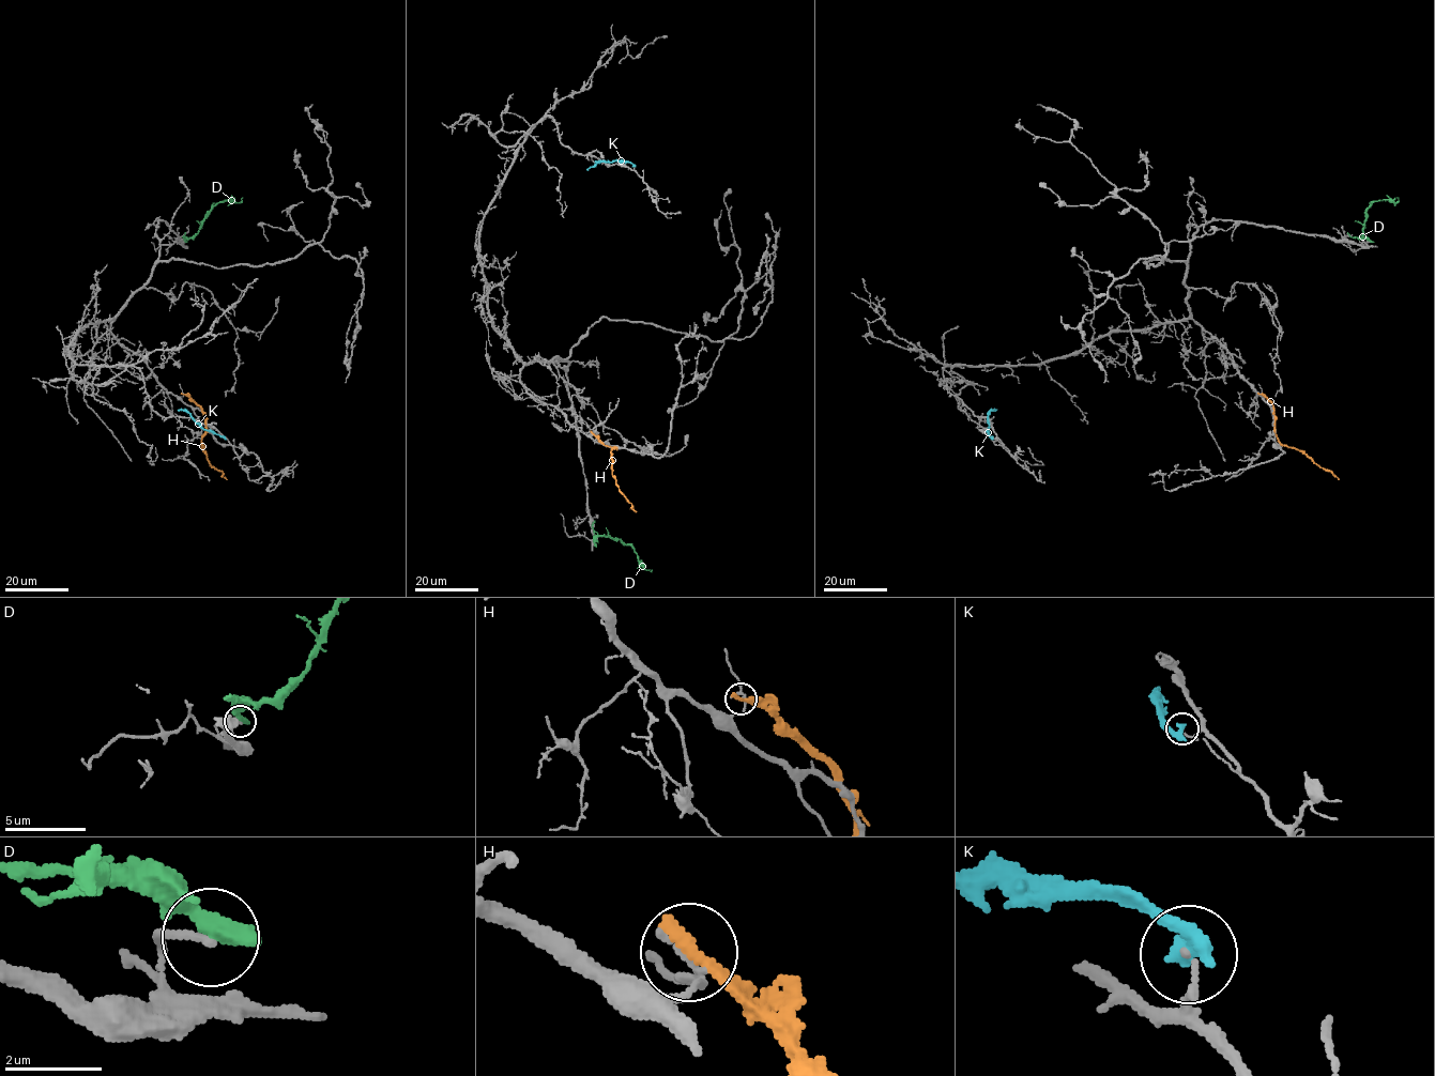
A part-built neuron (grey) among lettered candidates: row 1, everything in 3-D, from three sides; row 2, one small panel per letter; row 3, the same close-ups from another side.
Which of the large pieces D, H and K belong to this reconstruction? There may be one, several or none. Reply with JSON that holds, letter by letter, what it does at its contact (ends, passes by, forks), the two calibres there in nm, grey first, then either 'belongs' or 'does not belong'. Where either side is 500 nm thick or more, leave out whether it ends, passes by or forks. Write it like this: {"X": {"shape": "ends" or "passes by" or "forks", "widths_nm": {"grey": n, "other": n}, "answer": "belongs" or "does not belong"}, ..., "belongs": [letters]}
{"D": {"widths_nm": {"grey": 130, "other": 550}, "answer": "does not belong"}, "H": {"shape": "ends", "widths_nm": {"grey": 160, "other": 320}, "answer": "does not belong"}, "K": {"shape": "ends", "widths_nm": {"grey": 110, "other": 440}, "answer": "does not belong"}, "belongs": []}

